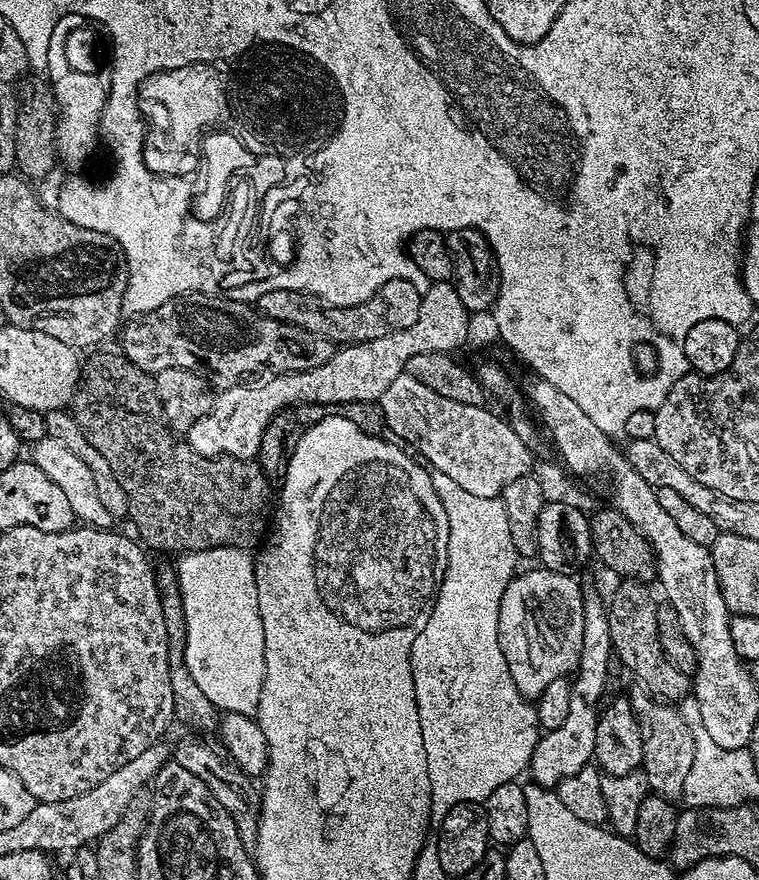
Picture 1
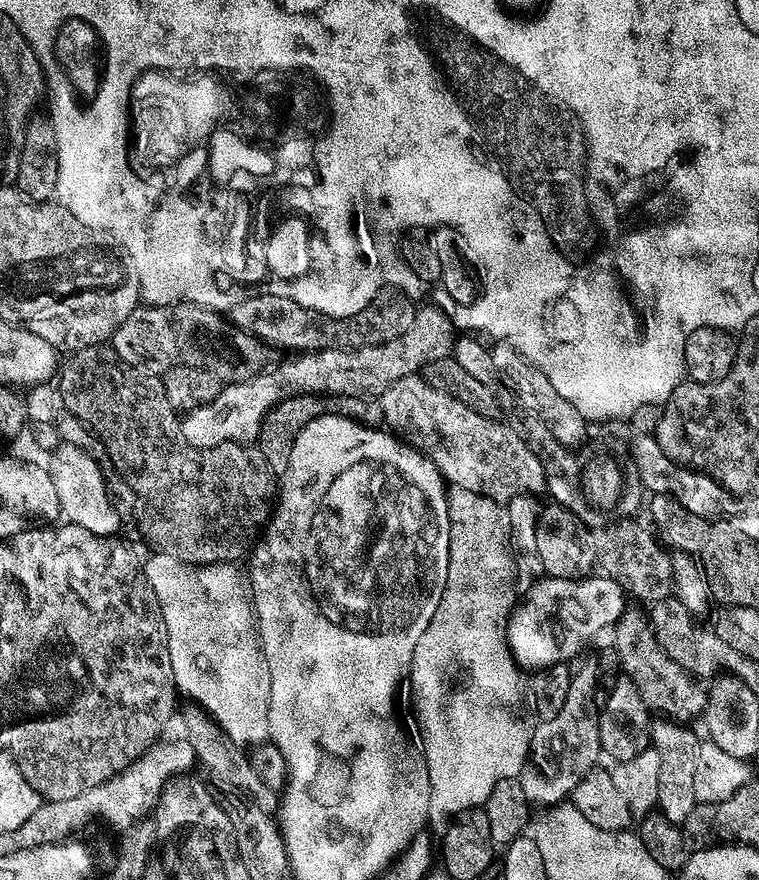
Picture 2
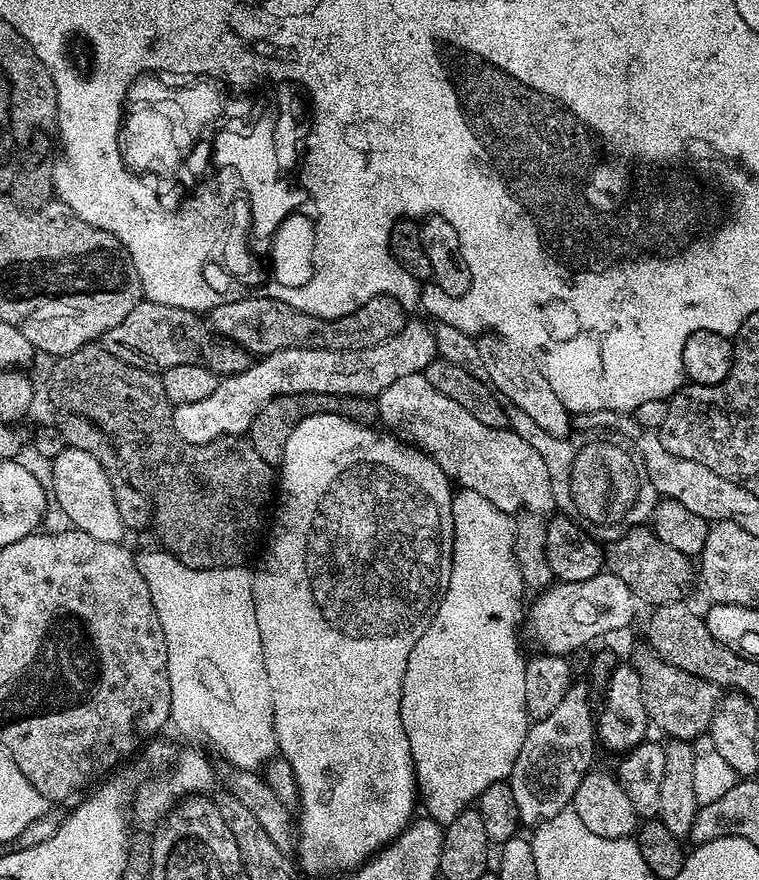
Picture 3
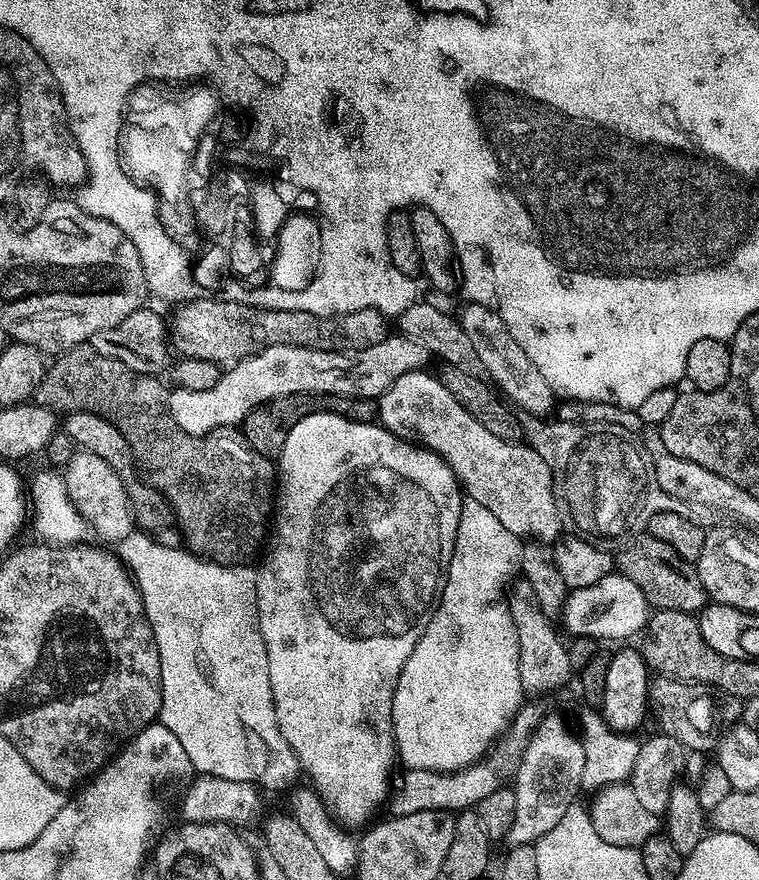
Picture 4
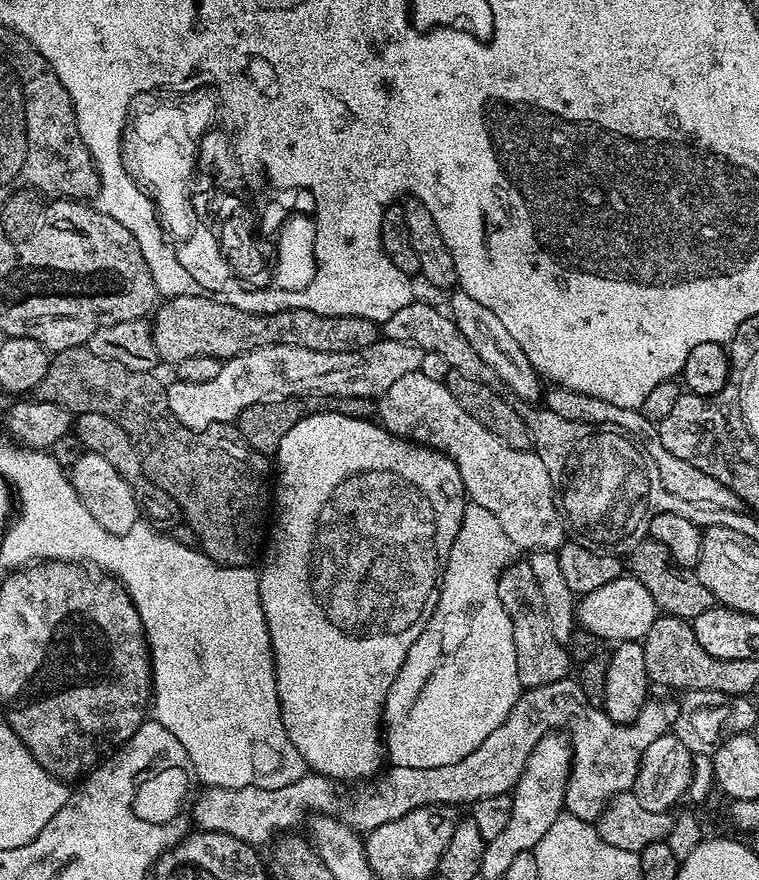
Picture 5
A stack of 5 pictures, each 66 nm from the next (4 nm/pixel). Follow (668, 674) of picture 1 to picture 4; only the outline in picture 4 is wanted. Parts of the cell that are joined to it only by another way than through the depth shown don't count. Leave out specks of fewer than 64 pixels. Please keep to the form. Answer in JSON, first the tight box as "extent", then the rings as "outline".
{"extent":[648,675,720,753],"outline":[[[657,675],[648,685],[650,712],[653,717],[656,715],[656,720],[660,723],[659,731],[674,738],[689,753],[711,753],[717,747],[716,711],[720,704],[716,701],[716,696],[717,693],[707,684],[688,684],[684,680],[675,680],[673,676]]]}

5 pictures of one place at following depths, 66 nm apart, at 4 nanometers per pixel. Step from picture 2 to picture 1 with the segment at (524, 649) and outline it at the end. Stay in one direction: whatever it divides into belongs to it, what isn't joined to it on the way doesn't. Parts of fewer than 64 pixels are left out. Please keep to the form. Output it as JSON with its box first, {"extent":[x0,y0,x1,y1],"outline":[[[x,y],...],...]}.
{"extent":[498,566,585,698],"outline":[[[535,566],[529,572],[521,571],[513,576],[506,586],[506,594],[502,594],[500,613],[498,614],[498,642],[502,646],[502,654],[506,658],[506,666],[510,666],[510,678],[514,678],[514,686],[526,698],[535,698],[554,682],[554,678],[562,678],[575,673],[582,654],[582,626],[584,625],[585,589],[580,589],[575,575],[567,576],[543,566]]]}

